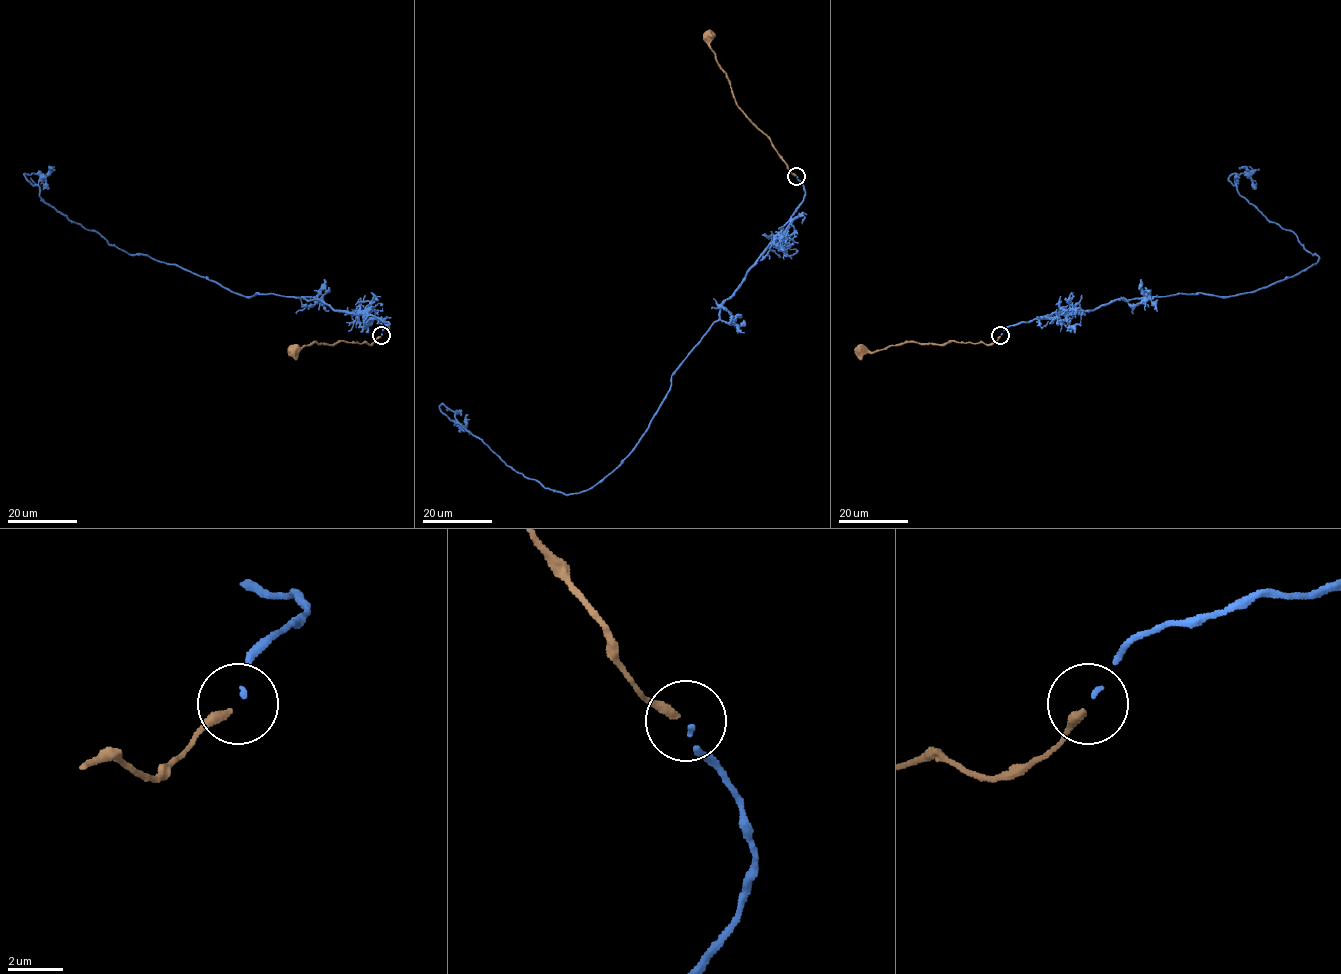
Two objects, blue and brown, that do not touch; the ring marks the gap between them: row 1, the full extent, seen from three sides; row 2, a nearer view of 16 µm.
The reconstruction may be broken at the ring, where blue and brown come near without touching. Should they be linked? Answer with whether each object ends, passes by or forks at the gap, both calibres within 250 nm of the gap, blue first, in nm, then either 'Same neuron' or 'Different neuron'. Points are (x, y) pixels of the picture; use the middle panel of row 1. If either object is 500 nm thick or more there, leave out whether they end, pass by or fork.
At the ring blue ends. At the ring brown ends. Thickness 140 nm (blue) against 300 nm. Same neuron

